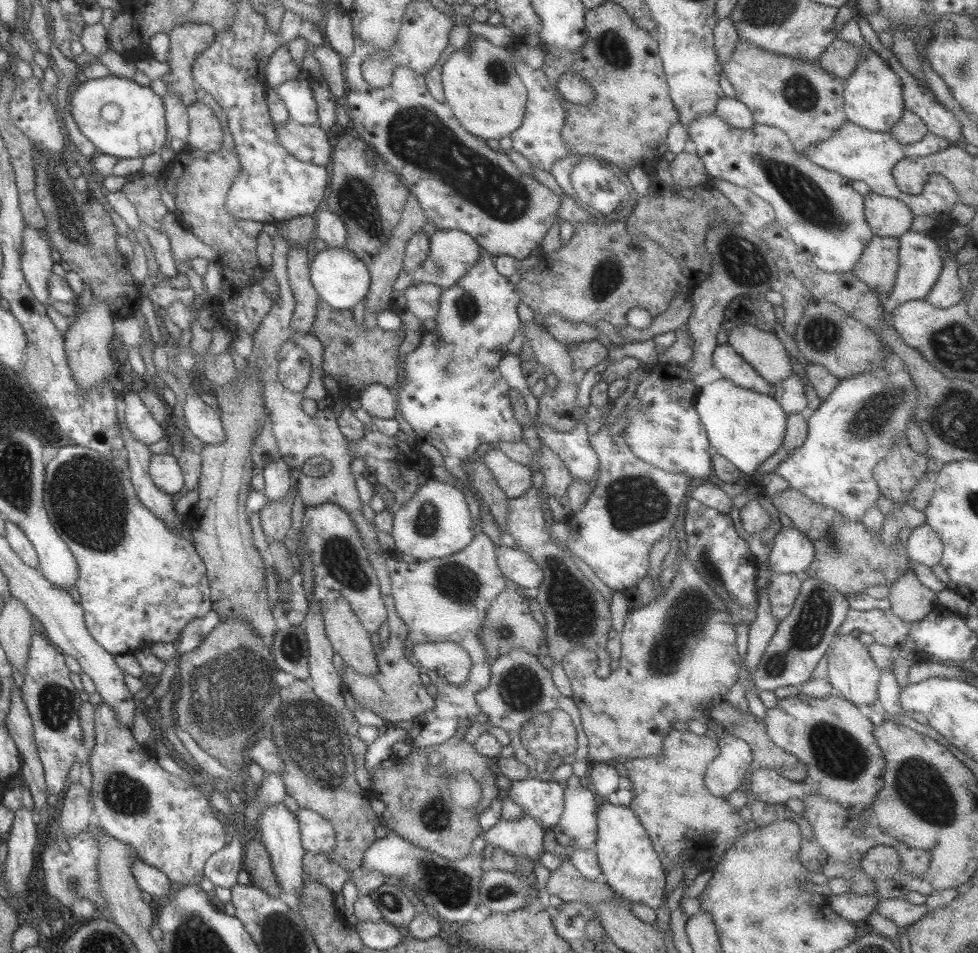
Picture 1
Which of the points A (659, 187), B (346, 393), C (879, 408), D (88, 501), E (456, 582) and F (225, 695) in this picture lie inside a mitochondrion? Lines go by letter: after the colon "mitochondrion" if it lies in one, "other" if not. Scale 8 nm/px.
A: other
B: other
C: mitochondrion
D: mitochondrion
E: mitochondrion
F: mitochondrion

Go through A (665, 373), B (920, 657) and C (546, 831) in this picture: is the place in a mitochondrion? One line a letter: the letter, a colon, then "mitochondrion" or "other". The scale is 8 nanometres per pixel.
A: other
B: other
C: other

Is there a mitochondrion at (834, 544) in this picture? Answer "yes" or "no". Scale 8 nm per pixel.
yes

